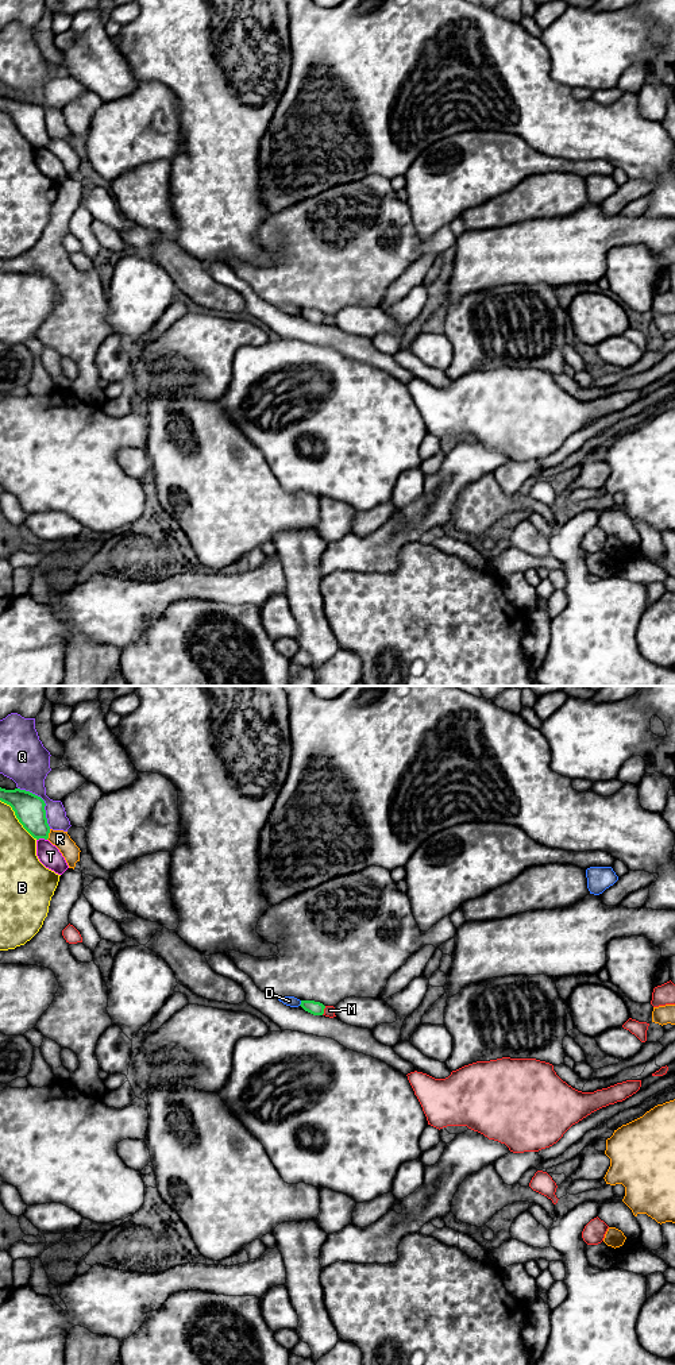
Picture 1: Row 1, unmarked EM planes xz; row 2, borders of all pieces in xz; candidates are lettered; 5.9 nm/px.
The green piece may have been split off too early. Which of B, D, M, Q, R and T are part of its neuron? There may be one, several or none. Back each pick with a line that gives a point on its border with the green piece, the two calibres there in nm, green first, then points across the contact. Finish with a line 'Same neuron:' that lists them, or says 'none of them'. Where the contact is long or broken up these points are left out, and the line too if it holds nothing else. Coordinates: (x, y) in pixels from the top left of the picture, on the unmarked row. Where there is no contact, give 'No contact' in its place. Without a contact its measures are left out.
Same neuron: none of them

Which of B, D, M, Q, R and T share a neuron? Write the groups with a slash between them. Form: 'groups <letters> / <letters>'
groups B / D / M / Q / R / T

